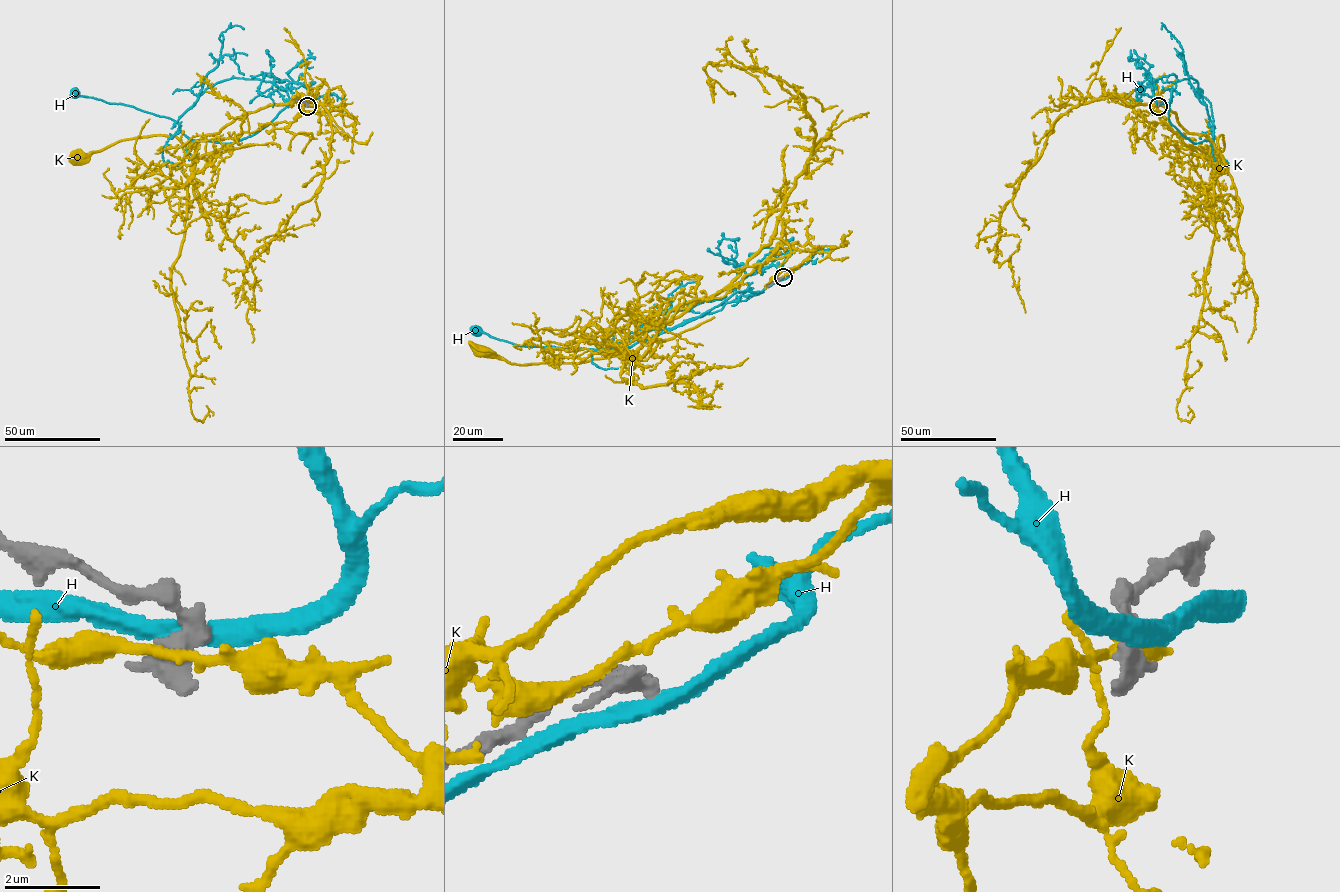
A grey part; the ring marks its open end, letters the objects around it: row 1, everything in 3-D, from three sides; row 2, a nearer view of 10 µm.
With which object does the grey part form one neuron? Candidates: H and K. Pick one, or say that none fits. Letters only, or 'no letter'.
no letter

